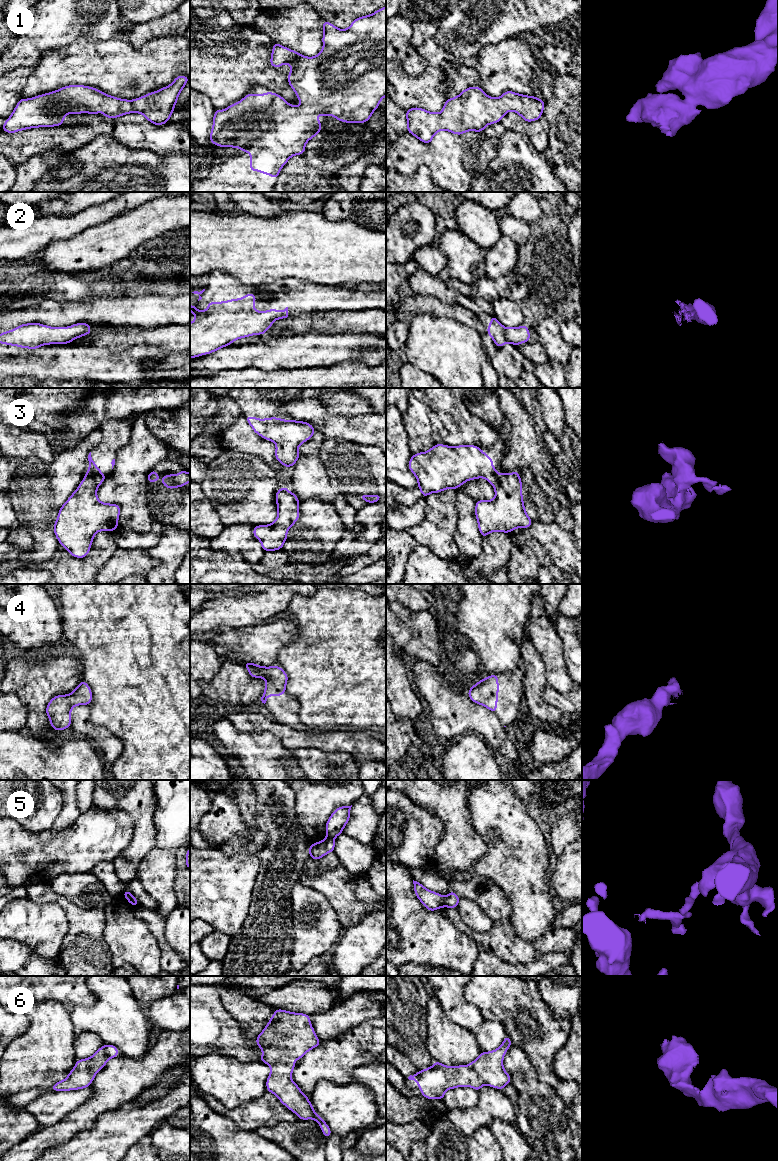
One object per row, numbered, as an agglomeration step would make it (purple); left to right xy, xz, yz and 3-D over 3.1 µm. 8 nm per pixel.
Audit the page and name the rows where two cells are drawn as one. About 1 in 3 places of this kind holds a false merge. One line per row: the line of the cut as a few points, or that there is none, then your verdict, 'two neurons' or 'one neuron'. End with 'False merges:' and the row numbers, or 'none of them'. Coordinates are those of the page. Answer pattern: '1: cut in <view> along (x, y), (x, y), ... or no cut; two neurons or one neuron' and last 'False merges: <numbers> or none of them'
1: no cut; one neuron
2: no cut; one neuron
3: cut in xy along (84, 477), (90, 477), (98, 485); two neurons
4: no cut; one neuron
5: cut in yz along (443, 897), (444, 905); two neurons
6: no cut; one neuron
False merges: 3, 5

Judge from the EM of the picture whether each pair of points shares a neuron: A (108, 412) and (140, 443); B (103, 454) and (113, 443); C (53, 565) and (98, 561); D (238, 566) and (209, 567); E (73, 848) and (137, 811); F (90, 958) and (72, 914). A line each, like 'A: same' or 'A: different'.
A: different
B: same
C: same
D: same
E: different
F: same

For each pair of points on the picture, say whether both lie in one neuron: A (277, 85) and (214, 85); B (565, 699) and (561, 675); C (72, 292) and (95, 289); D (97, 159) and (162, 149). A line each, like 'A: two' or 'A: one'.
A: one
B: two
C: one
D: two

